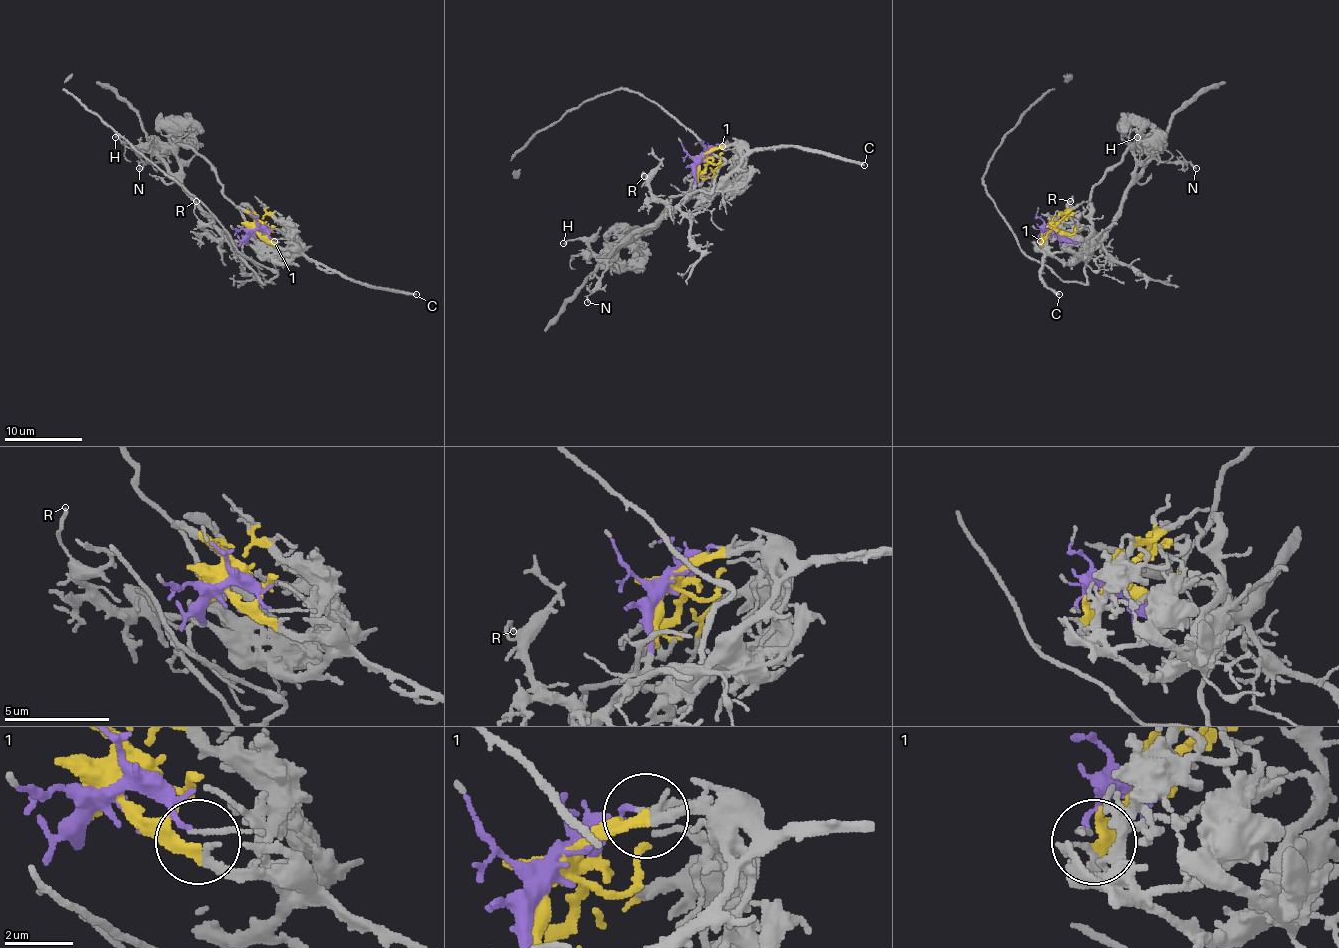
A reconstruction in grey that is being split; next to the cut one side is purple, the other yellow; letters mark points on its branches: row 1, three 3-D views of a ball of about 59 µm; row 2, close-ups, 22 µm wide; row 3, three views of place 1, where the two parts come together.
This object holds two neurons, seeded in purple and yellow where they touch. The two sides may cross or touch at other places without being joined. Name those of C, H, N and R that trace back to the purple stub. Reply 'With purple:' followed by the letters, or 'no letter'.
With purple: H, N, R

